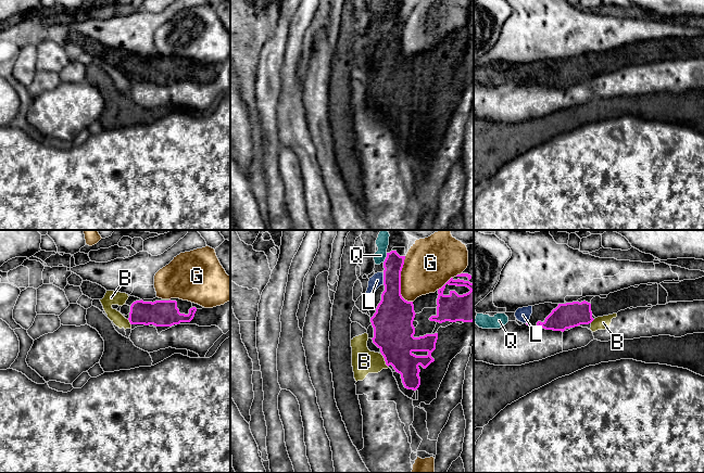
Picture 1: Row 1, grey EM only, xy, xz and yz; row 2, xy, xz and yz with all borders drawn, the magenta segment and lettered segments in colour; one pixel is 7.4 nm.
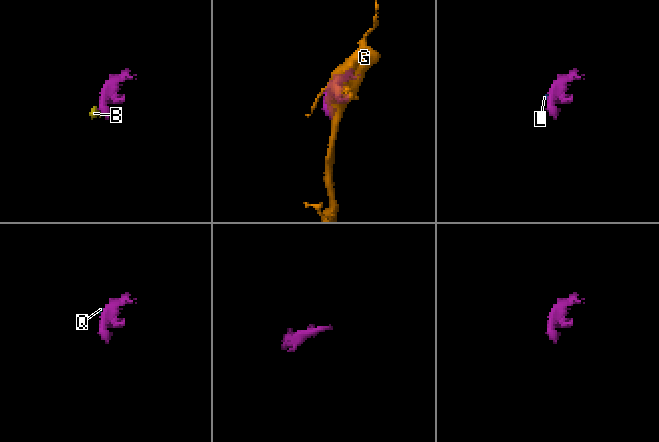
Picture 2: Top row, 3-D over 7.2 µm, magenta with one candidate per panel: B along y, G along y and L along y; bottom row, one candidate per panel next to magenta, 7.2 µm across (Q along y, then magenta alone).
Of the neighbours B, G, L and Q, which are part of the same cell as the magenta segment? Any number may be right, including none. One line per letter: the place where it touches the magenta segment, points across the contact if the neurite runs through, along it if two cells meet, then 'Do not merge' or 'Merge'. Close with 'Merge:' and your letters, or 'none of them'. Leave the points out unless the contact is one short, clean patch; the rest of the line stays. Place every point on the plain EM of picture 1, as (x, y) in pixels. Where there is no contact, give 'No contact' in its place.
B: Touches magenta at xz (385, 117). Path across: xz (393, 87), (393, 109), (385, 117), (364, 118). Merge
G: Touches magenta at xz (400, 38). Do not merge
L: Touches magenta at xz (384, 35). Path across: xz (392, 67), (392, 43), (384, 35), (377, 37). Merge
Q: Touches magenta at xz (386, 14). Path across: xz (393, 20), (386, 14), (380, 12). Merge
Merge: B, L, Q

